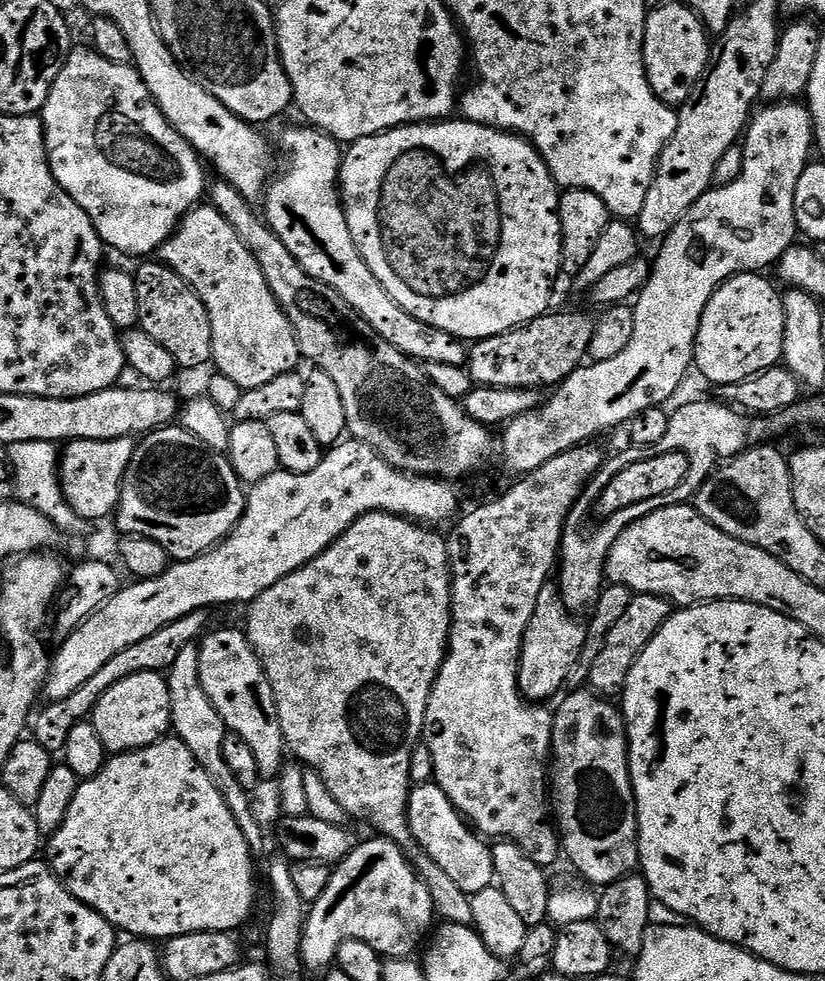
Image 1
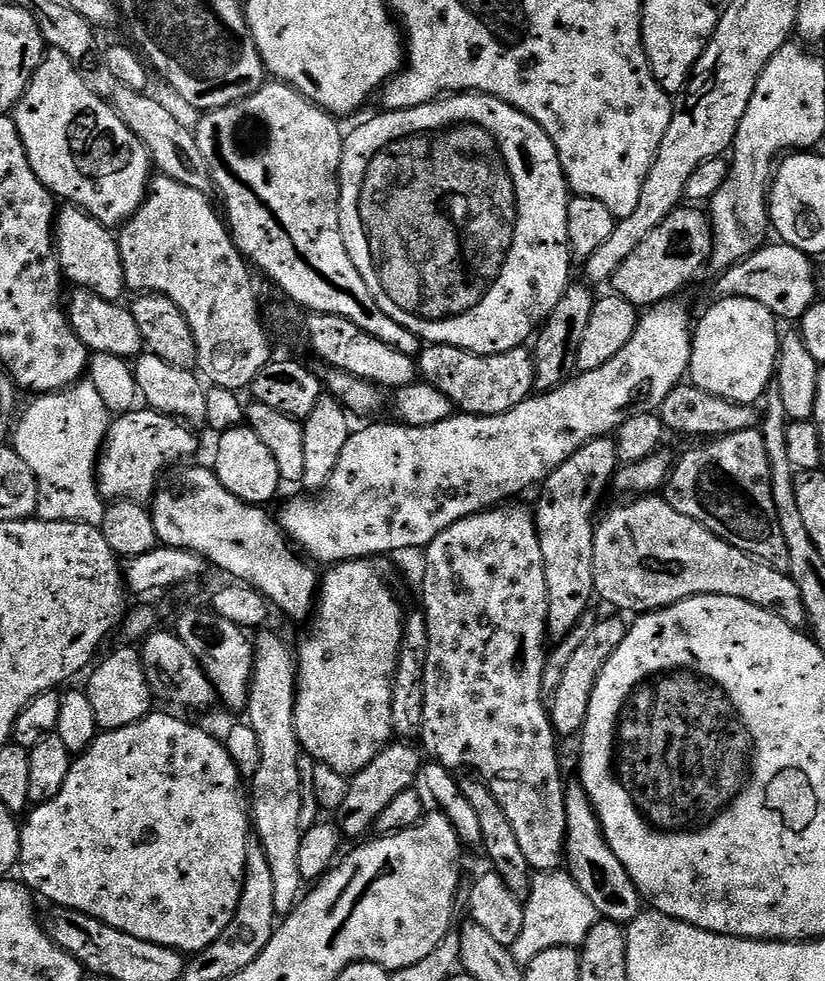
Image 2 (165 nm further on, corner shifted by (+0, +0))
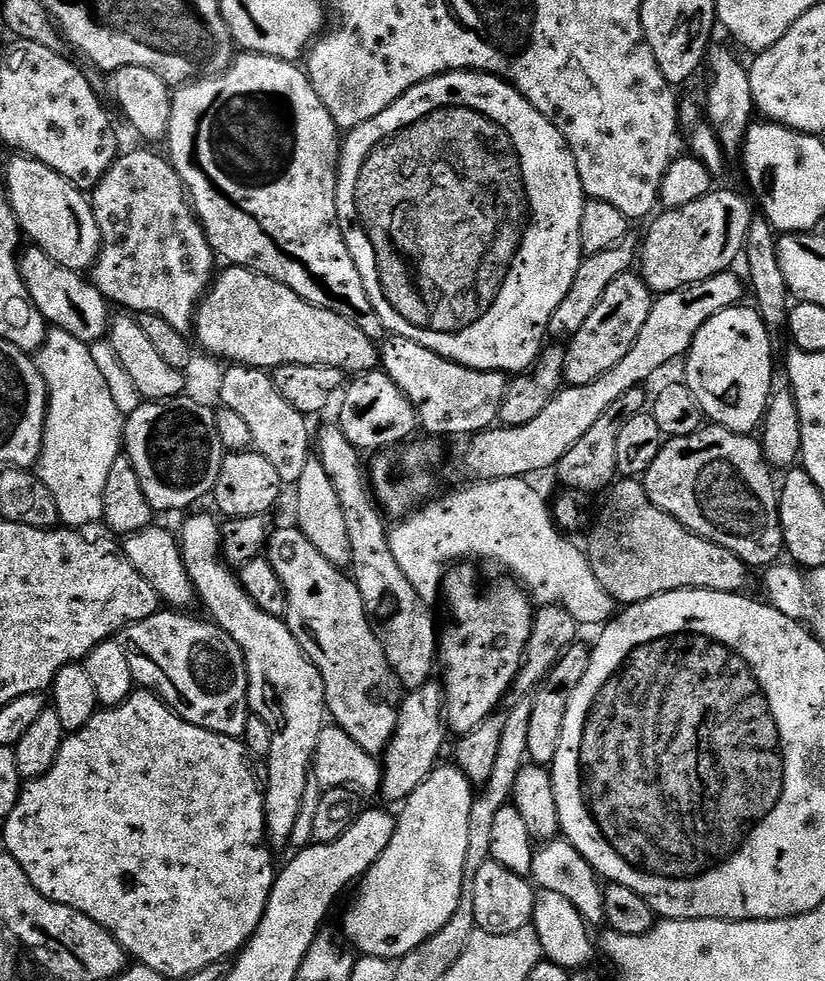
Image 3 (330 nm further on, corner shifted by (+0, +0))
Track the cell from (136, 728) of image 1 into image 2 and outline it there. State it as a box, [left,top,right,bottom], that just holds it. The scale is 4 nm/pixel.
[86,648,154,732]

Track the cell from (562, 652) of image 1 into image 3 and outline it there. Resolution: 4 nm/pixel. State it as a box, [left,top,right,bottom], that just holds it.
[554,387,650,494]

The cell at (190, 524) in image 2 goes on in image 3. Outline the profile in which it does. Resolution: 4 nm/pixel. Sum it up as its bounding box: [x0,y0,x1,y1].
[266,526,401,754]

